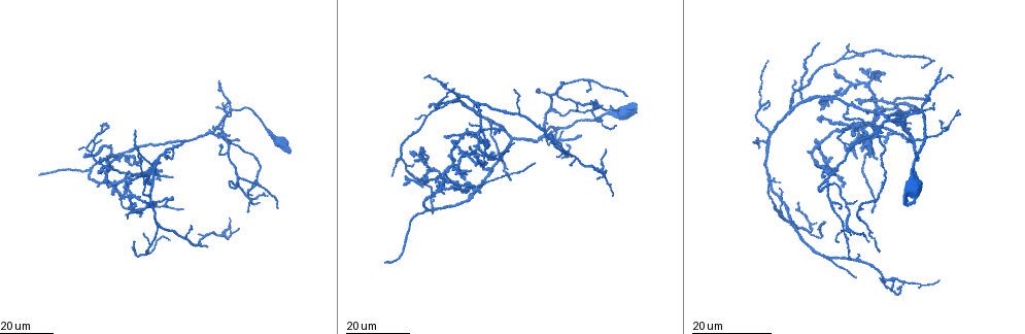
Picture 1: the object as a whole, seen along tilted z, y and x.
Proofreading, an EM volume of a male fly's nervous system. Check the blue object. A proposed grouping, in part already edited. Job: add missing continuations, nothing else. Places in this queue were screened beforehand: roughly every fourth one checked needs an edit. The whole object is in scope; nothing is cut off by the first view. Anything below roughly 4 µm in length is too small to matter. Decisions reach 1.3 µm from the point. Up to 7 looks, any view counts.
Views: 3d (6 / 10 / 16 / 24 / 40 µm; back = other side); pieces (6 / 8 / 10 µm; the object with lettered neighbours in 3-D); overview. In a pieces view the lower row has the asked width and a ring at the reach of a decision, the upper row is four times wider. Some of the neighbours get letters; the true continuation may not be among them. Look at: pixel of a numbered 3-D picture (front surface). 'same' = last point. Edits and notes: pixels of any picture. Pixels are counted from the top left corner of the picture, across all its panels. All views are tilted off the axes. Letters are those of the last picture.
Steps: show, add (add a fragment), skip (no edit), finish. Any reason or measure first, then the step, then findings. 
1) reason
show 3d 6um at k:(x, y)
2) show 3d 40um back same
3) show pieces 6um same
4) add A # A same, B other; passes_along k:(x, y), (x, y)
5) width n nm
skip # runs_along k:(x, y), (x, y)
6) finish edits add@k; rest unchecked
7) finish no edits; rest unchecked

an open end
show 3d 24um at 1:(550, 134)

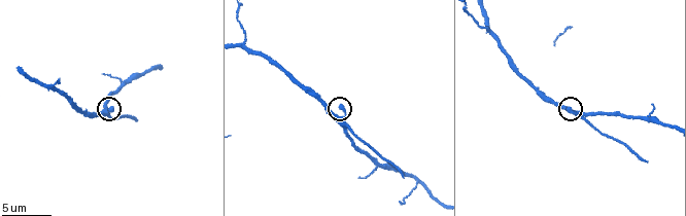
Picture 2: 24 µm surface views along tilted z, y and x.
show pieces 10um at 2:(567, 108)

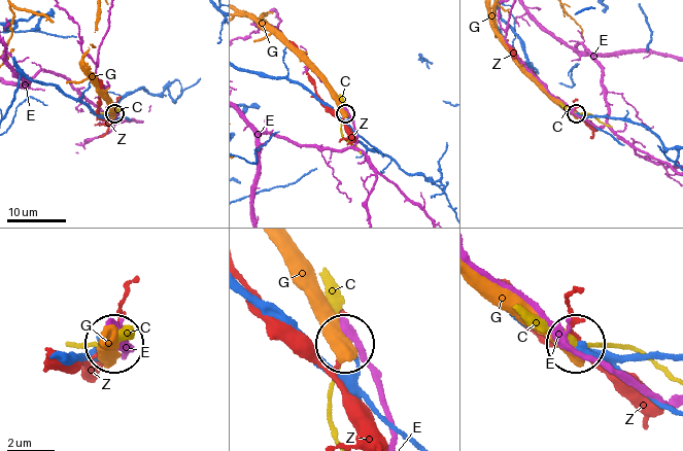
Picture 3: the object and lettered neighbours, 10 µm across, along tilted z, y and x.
skip # C other, E other, G other, Z other; no lettered fragment goes on from it

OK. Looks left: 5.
thin end
show 3d 24um at 1:(183, 209)

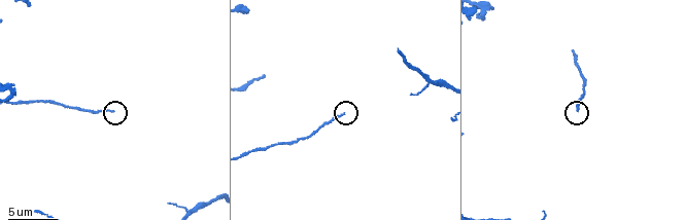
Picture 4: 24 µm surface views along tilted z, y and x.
closer look
show 3d 10um at 4:(342, 114)

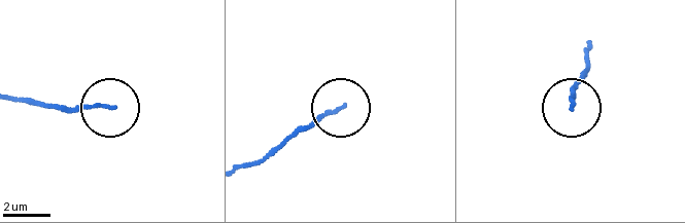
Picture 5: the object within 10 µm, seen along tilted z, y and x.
see the neighbours
show pieces 10um at 5:(341, 108)

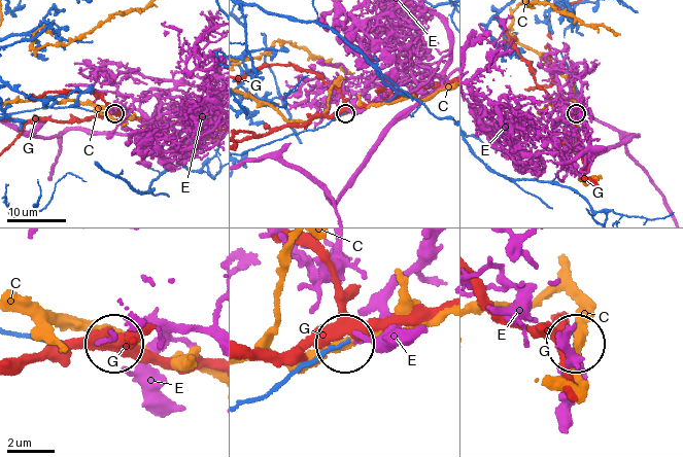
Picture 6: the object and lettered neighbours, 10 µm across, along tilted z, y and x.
skip # C other, E other, G other; runs_along 6:(262, 145), (321, 127), (344, 112); none of them fits

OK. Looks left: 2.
long arm stops here
show 3d 24um at 1:(277, 206)

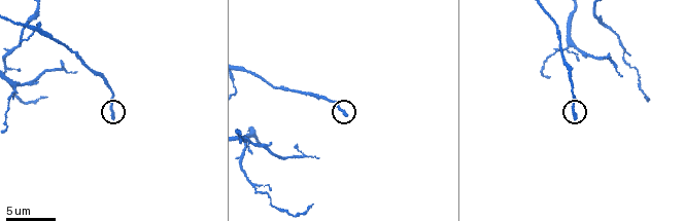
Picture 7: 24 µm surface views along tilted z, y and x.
what lies round it
show pieces 10um at 7:(344, 113)

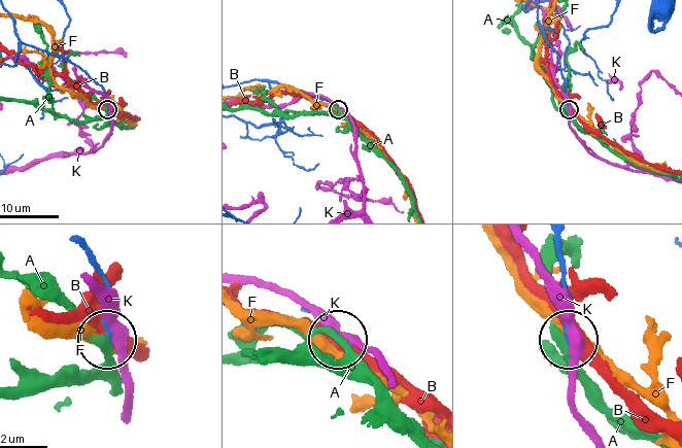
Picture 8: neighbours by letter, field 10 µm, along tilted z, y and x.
skip # A other, B other, F other, K other; no lettered fragment goes on from it

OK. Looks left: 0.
finish no edits; rest unchecked

